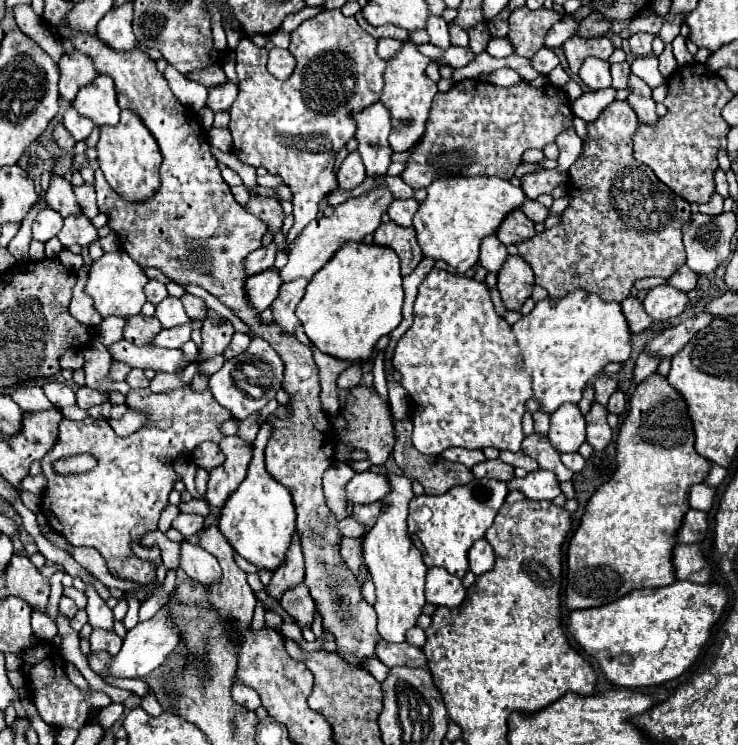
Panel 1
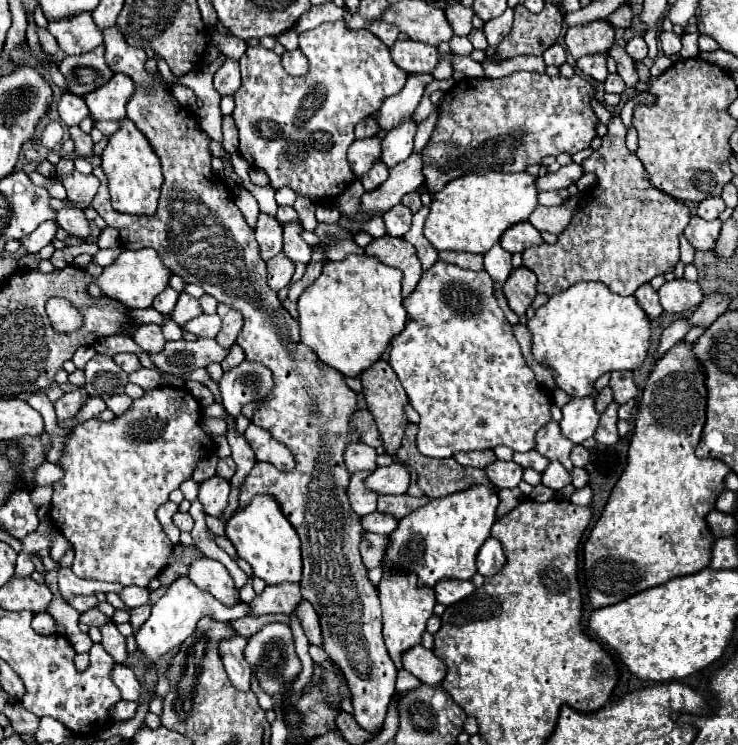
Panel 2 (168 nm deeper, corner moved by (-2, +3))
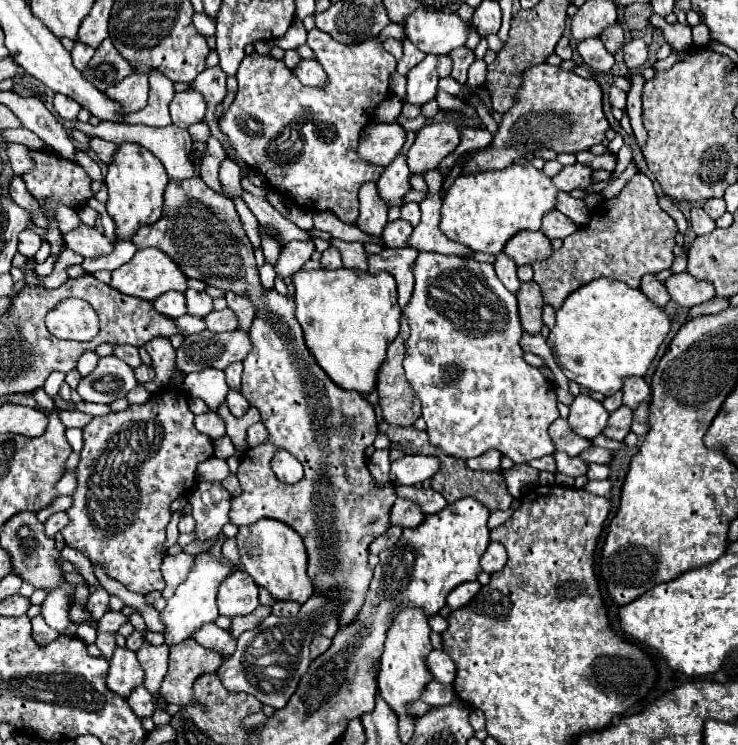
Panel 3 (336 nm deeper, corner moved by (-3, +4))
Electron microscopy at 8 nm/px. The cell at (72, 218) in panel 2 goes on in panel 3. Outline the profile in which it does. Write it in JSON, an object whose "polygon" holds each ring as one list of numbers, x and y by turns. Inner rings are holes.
{"polygon":[[80,225,78,229,64,233,64,241,68,249,76,251,82,257,90,257,90,259,108,255,114,249,114,243,110,239,106,239,98,229,92,229,86,225]]}

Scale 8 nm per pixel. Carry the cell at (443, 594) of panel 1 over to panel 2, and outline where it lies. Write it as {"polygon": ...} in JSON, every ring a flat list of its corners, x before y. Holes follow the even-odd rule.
{"polygon":[[441,580,437,582,435,586,435,596,437,596,437,602,449,606,449,604,455,604,463,598,467,598,469,594,473,594,475,586,471,580]]}

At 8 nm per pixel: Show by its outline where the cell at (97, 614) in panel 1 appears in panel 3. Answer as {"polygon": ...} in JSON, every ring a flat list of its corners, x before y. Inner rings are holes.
{"polygon":[[116,647,108,671,108,689,128,699,140,685,144,685,144,671,136,659,136,653,128,647]]}

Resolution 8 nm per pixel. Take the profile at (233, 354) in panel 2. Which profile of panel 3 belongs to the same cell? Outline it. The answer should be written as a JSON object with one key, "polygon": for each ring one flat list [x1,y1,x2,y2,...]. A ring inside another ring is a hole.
{"polygon":[[230,365,230,369,226,369,226,381,232,389,240,391,240,375,242,375,242,365]]}

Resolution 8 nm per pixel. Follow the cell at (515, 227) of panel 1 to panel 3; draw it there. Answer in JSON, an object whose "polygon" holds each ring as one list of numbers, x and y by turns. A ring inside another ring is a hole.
{"polygon":[[526,231,518,233,506,243,504,253,516,261,516,265,532,265,536,261,544,261,552,255,550,239,542,231]]}

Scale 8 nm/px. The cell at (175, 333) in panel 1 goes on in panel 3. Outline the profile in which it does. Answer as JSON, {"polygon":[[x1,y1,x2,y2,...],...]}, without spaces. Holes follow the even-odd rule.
{"polygon":[[230,309,212,311,212,313,206,317,206,323,208,323,208,329,214,331,214,333,238,329,238,317,236,317,236,313,230,311]]}

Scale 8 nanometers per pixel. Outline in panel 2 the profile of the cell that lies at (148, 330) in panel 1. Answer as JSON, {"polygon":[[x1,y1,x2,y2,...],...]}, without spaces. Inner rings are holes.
{"polygon":[[159,324,139,326,131,338,133,338,145,352,149,352,149,354,161,352,163,346,165,346,165,338,163,338,163,334,161,334,161,326,159,326]]}

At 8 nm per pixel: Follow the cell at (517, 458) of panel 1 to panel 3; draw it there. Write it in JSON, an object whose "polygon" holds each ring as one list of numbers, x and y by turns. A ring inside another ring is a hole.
{"polygon":[[546,455,546,457,540,457,540,459,530,461,530,467,538,469,538,471,550,471,550,473,556,473,556,461,554,461,552,455]]}

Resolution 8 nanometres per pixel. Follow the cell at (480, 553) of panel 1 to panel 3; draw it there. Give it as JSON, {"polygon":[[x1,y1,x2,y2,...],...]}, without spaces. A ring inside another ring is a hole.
{"polygon":[[490,543,480,559,482,571,492,575,494,571,500,571,504,565,506,565,506,549,500,543]]}

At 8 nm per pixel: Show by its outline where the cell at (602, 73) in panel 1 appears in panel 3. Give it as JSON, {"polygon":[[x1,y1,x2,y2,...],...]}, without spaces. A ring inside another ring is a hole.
{"polygon":[[590,37,586,41,582,41,578,45,578,53,584,59,584,63,596,71,596,73,604,73,610,71,614,65,614,57,612,53,604,47,604,43,598,37]]}

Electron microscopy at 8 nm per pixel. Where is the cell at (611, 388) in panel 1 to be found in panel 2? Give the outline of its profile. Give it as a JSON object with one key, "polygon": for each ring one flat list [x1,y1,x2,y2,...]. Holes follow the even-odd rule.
{"polygon":[[625,370,611,372,609,386,613,390,613,400,617,404,623,404,623,402,627,402,627,400,637,396,637,388,633,384,633,374,631,372,625,372]]}

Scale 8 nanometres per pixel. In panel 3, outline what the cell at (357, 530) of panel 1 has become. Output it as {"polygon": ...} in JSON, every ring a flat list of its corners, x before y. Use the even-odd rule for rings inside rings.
{"polygon":[[398,497,396,503,394,503,394,507,392,507,390,517,392,517,392,525,418,527,424,521,424,511,420,509,420,505,416,501]]}

